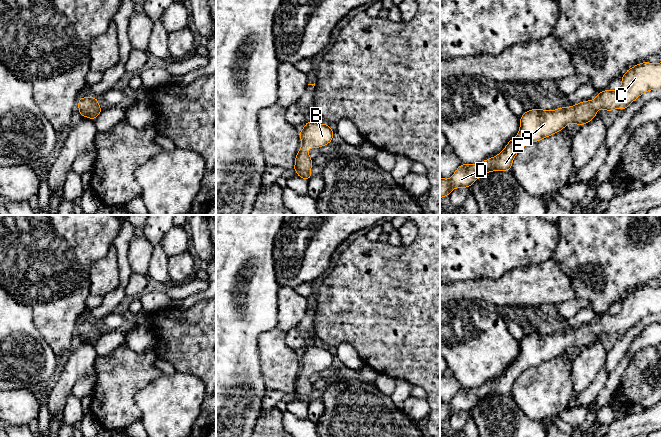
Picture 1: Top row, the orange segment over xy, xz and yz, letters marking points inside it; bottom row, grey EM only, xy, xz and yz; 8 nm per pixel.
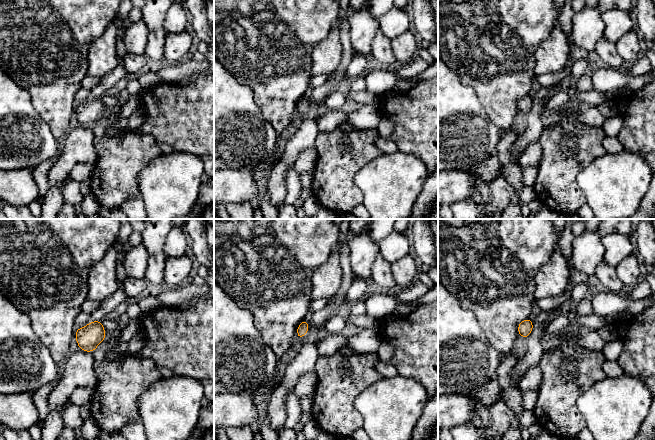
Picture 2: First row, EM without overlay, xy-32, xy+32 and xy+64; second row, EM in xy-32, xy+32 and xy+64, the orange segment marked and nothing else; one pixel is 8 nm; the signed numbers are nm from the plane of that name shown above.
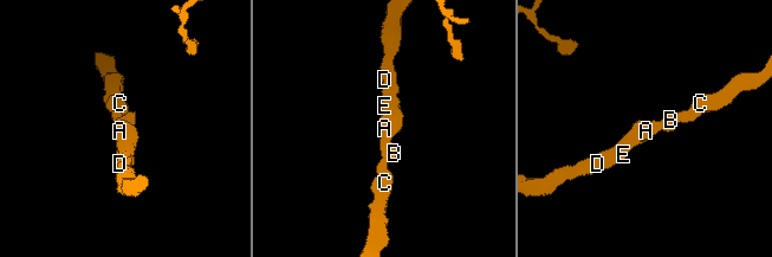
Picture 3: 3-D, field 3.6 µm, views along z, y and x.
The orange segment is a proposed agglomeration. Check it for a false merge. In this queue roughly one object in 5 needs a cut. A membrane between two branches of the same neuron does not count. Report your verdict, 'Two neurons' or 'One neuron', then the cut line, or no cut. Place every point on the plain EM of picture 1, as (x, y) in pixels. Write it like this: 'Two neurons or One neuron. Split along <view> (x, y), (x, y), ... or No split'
One neuron. No split

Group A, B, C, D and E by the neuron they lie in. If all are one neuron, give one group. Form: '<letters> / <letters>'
A B C D E

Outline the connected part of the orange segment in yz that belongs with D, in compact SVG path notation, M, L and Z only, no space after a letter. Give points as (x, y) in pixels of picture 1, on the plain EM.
M639 287L629 292L621 304L622 308L617 314L606 313L596 318L594 324L552 335L536 332L525 335L520 341L518 358L498 379L477 388L461 387L450 403L440 401L440 423L449 420L455 412L467 413L484 398L511 394L514 381L526 369L560 356L569 347L578 350L589 347L596 341L599 332L607 336L625 334L643 317L661 314L661 287Z

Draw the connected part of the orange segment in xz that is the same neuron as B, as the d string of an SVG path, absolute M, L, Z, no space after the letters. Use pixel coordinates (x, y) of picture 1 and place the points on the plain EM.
M308 345L305 351L300 354L300 364L302 371L295 381L294 395L298 401L309 405L313 384L308 378L309 372L320 372L332 366L333 354L328 348L320 348Z

